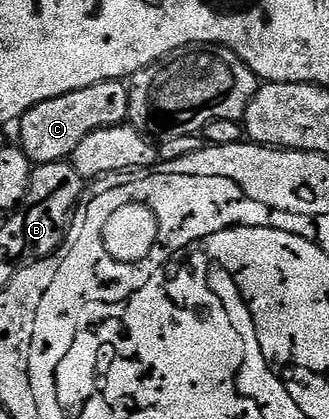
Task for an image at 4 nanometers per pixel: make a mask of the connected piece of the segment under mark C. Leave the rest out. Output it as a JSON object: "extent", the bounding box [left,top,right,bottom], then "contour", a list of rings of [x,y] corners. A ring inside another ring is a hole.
{"extent":[19,80,130,166],"contour":[[[123,80],[99,81],[90,87],[82,87],[78,91],[70,91],[66,95],[58,95],[58,99],[46,99],[20,118],[19,148],[32,162],[33,166],[68,161],[72,152],[90,135],[99,129],[123,125],[128,121],[130,95],[128,85]]]}

